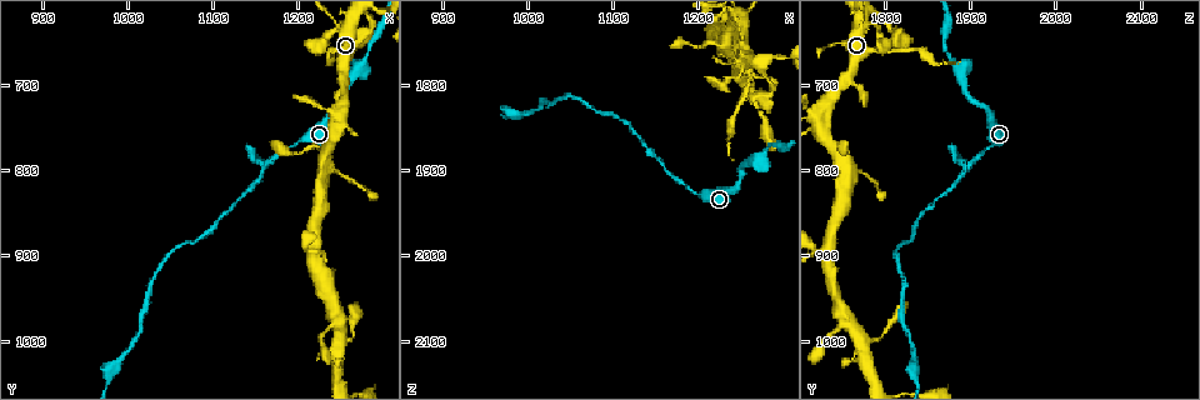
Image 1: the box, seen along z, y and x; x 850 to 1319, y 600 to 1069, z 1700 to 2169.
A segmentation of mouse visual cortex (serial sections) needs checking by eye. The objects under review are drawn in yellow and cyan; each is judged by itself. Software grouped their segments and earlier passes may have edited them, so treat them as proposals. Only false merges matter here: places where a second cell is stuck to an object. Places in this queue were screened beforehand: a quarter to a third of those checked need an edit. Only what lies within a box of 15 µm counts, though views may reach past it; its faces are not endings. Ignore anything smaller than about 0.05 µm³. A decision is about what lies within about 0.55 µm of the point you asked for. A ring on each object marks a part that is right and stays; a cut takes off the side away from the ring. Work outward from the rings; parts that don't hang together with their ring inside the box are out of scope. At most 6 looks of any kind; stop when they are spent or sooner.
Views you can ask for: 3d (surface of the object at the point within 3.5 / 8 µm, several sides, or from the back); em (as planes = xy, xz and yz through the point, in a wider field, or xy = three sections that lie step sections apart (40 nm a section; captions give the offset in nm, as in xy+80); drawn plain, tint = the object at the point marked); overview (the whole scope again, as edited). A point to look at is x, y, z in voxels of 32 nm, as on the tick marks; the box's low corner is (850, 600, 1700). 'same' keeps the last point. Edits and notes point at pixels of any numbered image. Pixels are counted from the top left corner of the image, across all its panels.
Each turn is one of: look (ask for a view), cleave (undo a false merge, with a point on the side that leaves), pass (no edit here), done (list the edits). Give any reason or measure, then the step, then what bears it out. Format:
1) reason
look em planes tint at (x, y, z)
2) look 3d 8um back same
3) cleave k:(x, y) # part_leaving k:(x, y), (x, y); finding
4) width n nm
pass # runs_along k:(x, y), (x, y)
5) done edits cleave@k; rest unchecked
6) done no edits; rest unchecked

side arm on a straight run
look 3d 3.5um at (1260, 660, 1810)

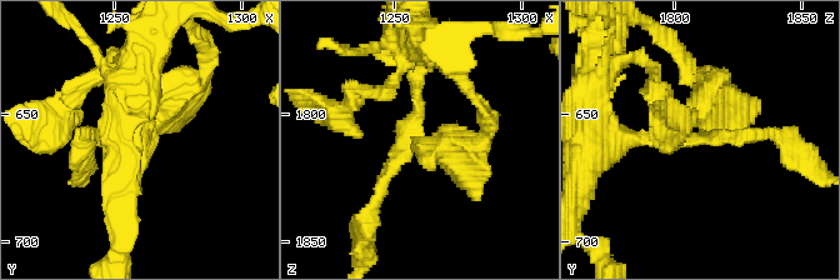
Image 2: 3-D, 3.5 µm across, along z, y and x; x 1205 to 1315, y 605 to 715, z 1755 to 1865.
arm_widths 200, 200, 350 nm
cleave 2:(728, 139) # two cells meet here

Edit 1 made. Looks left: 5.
look overview

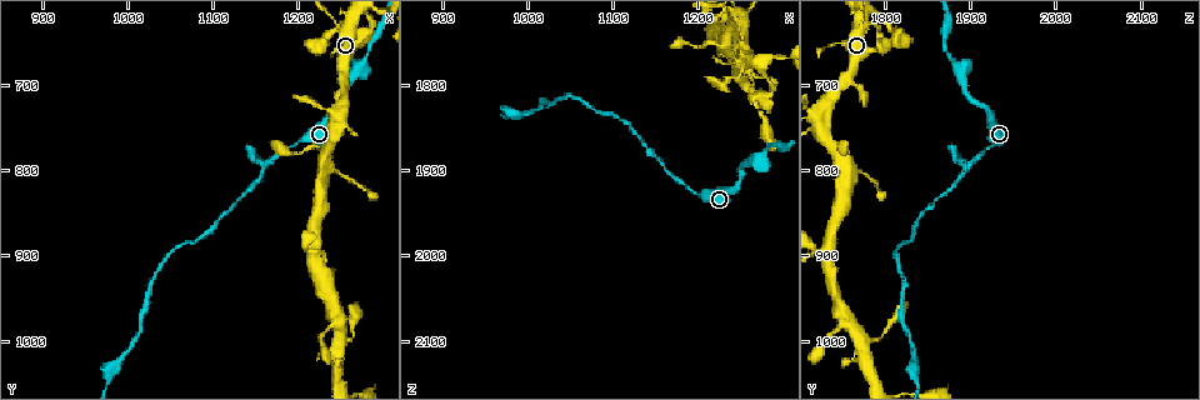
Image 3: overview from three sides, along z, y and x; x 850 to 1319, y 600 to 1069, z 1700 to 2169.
calibre changes
look 3d 3.5um at (1240, 805, 1775)

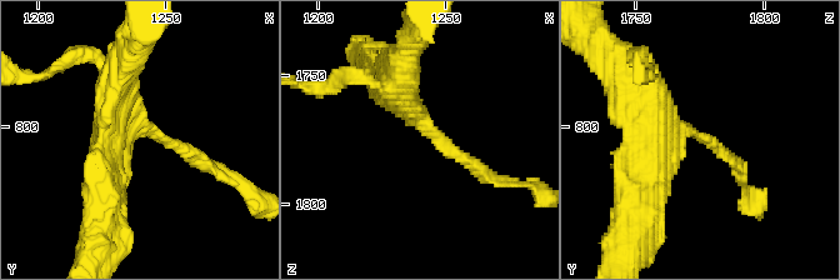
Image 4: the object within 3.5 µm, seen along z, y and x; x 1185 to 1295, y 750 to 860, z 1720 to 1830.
shape alone is not enough
look em xy step 1 tint at (1242, 802, 1771)

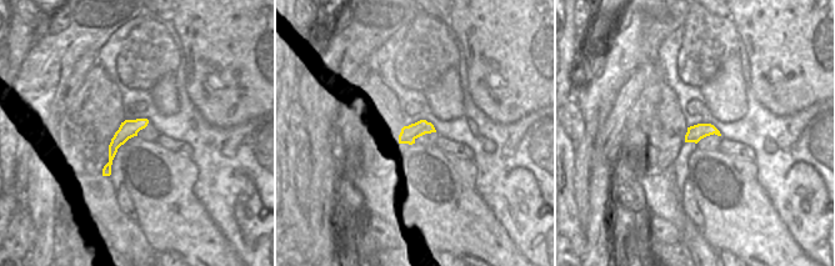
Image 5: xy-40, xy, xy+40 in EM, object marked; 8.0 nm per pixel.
pass # continuous, no second cell

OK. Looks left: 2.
done edits cleave@2; rest unchecked

